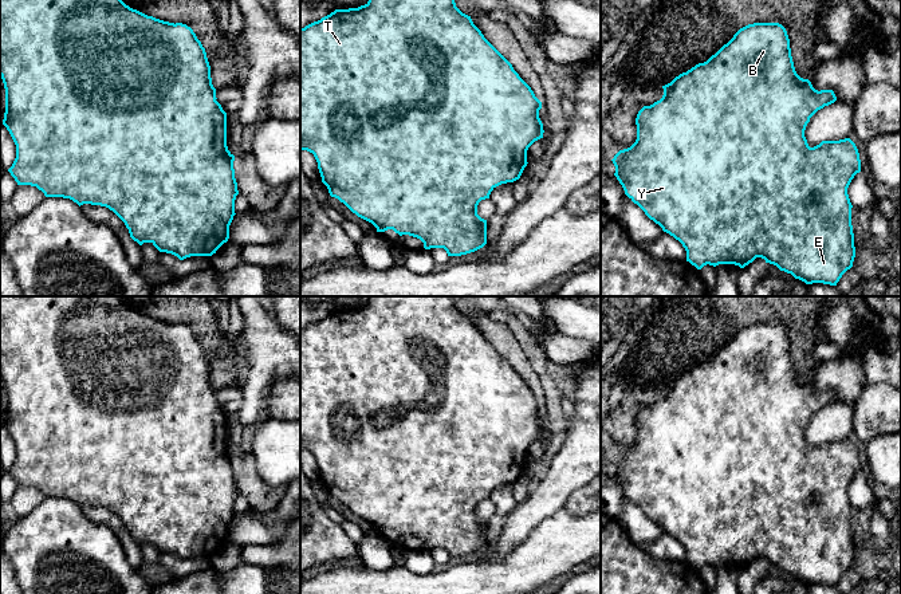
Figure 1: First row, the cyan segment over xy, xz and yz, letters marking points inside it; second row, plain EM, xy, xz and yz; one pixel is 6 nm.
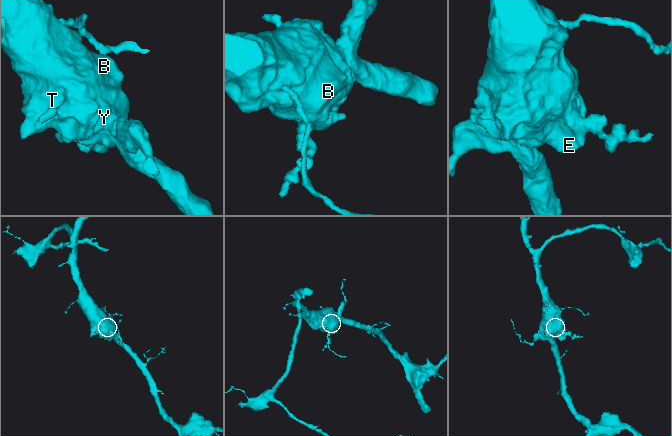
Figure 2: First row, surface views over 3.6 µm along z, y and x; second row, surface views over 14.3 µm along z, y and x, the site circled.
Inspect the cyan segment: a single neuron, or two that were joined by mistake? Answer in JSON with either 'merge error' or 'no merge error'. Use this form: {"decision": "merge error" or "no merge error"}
{"decision": "no merge error"}

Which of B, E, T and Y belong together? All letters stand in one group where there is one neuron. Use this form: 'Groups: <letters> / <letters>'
Groups: B E T Y

